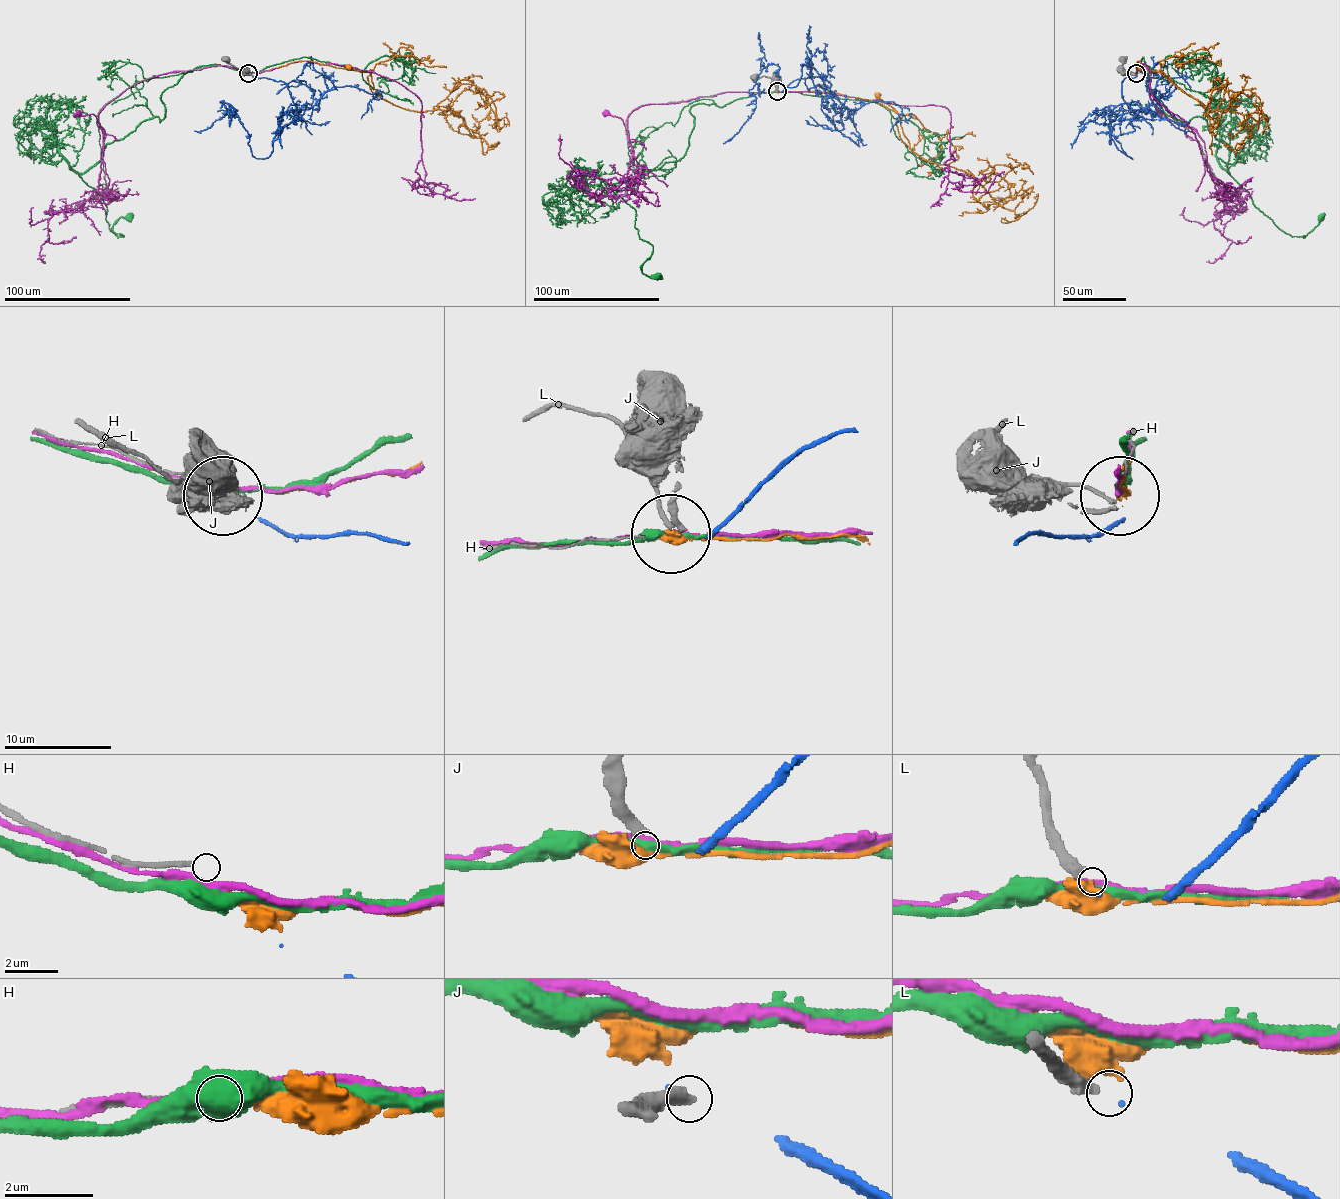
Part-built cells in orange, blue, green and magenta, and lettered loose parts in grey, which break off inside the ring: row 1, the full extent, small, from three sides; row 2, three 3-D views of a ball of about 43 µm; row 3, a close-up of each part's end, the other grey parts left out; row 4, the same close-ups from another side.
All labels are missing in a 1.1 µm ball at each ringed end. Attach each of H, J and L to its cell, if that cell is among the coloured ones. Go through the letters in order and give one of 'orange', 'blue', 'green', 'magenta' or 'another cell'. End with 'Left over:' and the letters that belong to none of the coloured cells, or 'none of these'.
H: another cell
J: another cell
L: blue
Left over: H, J

